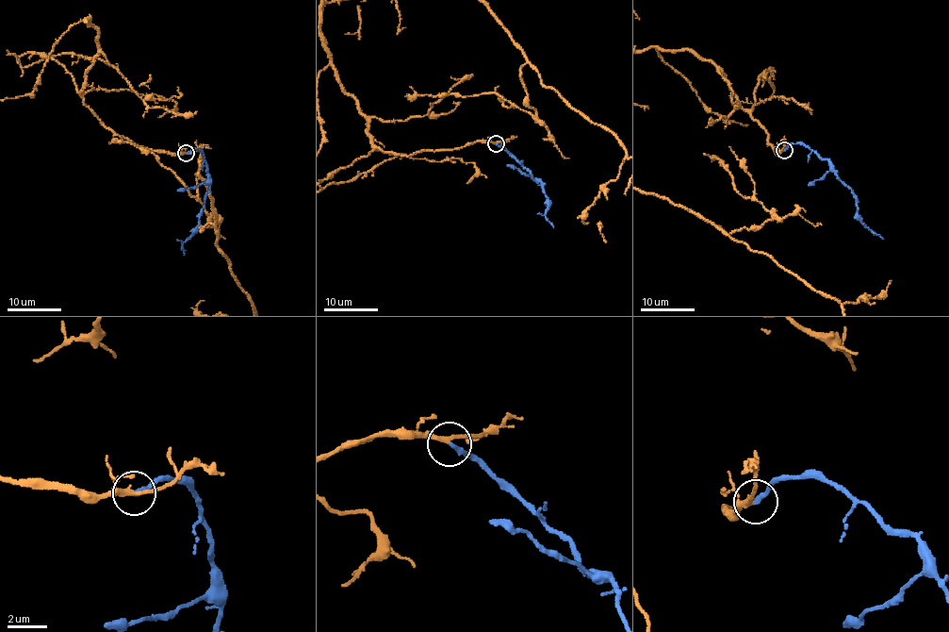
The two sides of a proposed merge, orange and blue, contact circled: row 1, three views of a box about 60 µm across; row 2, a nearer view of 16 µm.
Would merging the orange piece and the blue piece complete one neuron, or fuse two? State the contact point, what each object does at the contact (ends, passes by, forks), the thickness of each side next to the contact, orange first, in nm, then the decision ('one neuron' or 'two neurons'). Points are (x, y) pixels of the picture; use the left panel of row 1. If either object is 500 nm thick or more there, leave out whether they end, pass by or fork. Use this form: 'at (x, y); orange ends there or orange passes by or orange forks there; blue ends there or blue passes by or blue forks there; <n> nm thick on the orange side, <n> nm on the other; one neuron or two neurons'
at (186, 153); orange passes by; blue ends there; 220 nm thick on the orange side, 240 nm on the other; one neuron

